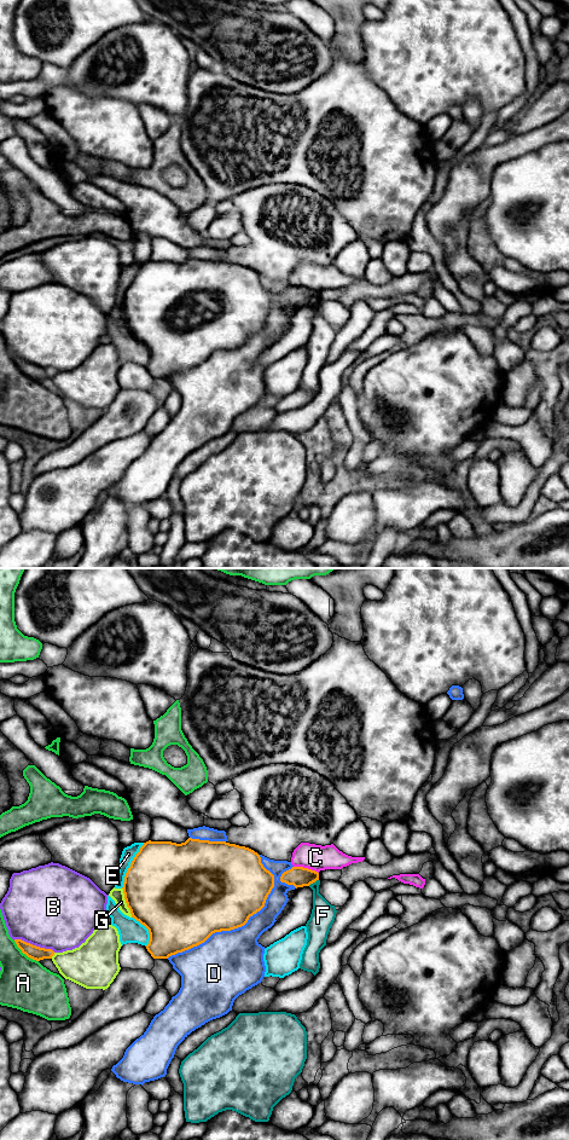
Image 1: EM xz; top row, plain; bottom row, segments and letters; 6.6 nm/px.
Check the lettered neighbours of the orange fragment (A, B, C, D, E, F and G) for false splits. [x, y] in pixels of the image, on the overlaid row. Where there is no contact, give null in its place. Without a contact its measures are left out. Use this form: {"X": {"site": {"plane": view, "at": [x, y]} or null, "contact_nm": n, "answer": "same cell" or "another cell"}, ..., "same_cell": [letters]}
{"A": {"site": {"plane": "xz", "at": [24, 953]}, "contact_nm": 220, "answer": "another cell"}, "B": {"site": {"plane": "xz", "at": [34, 945]}, "contact_nm": 300, "answer": "another cell"}, "C": {"site": {"plane": "xz", "at": [306, 868]}, "contact_nm": 180, "answer": "another cell"}, "D": {"site": {"plane": "xz", "at": [241, 926]}, "contact_nm": 900, "answer": "another cell"}, "E": {"site": {"plane": "xz", "at": [131, 866]}, "contact_nm": 340, "answer": "another cell"}, "F": {"site": {"plane": "xz", "at": [313, 881]}, "contact_nm": 80, "answer": "another cell"}, "G": {"site": {"plane": "xz", "at": [126, 902]}, "contact_nm": 220, "answer": "another cell"}, "same_cell": []}

